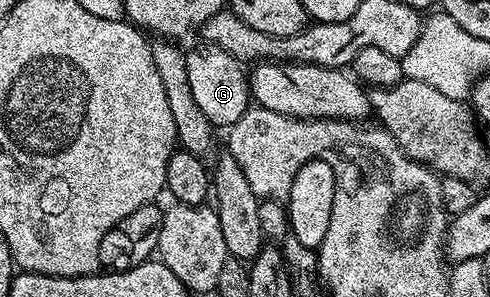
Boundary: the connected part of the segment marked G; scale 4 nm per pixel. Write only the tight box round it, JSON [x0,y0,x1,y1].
[186,42,252,130]

